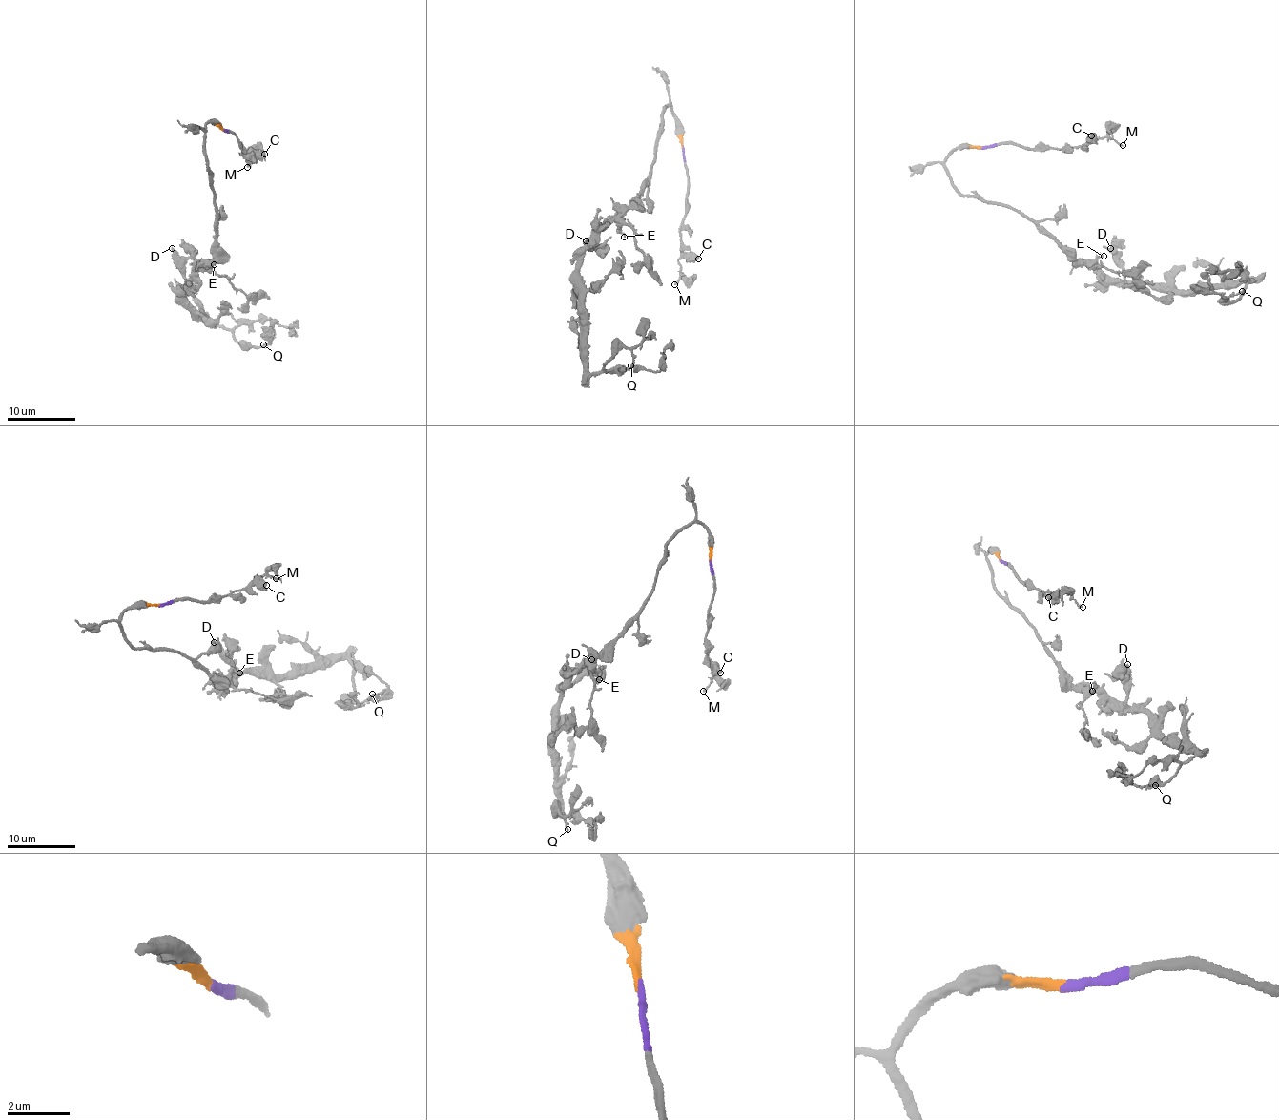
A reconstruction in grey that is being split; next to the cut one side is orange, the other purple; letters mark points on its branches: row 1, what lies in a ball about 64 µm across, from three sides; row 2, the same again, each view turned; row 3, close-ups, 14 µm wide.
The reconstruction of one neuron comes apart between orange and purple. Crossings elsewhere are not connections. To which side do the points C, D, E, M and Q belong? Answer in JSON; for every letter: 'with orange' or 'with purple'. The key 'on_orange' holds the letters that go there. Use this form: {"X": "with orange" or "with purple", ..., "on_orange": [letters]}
{"C": "with purple", "D": "with orange", "E": "with orange", "M": "with purple", "Q": "with orange", "on_orange": ["D", "E", "Q"]}

